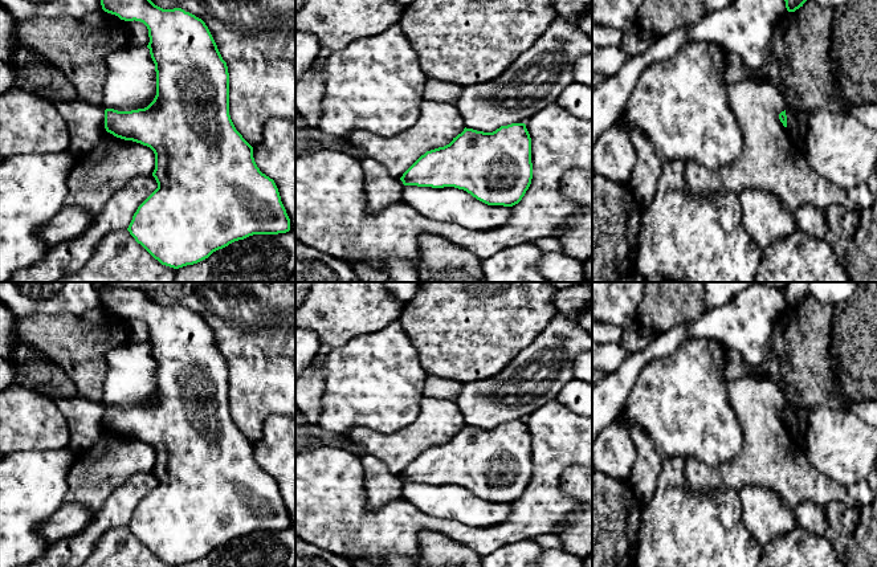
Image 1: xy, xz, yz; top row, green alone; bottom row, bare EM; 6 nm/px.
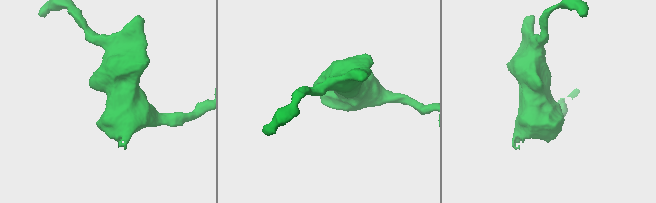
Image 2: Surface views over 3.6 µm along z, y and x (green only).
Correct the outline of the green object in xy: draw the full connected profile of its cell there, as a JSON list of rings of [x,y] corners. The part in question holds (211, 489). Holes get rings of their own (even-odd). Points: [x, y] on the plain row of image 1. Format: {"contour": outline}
{"contour": [[[94,282],[102,306],[125,318],[140,318],[148,326],[151,355],[156,368],[156,392],[144,405],[105,407],[105,425],[125,437],[150,444],[155,450],[152,473],[158,485],[138,503],[127,526],[105,531],[91,554],[78,567],[175,567],[197,560],[213,548],[253,531],[278,531],[290,527],[290,515],[273,476],[257,464],[253,444],[236,427],[229,412],[229,370],[205,322],[181,305],[163,306],[147,293]]]}

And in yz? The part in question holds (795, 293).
{"contour": [[[788,282],[784,287],[784,298],[788,309],[795,309],[808,297],[807,282]]]}

